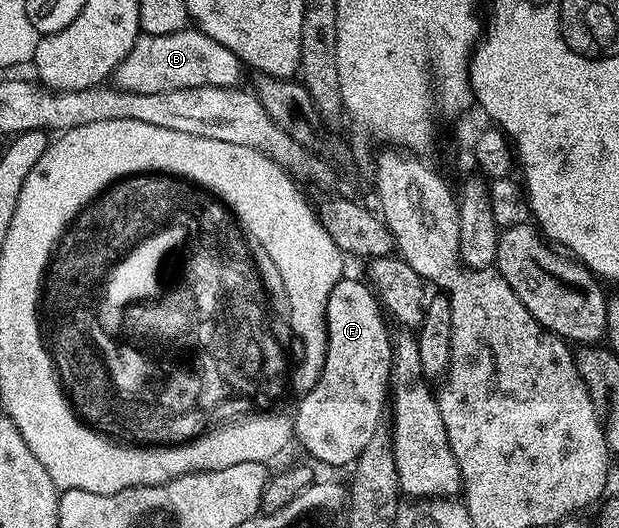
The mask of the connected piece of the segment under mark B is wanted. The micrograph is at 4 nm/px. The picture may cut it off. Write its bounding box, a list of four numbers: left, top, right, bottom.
[115,27,243,95]

